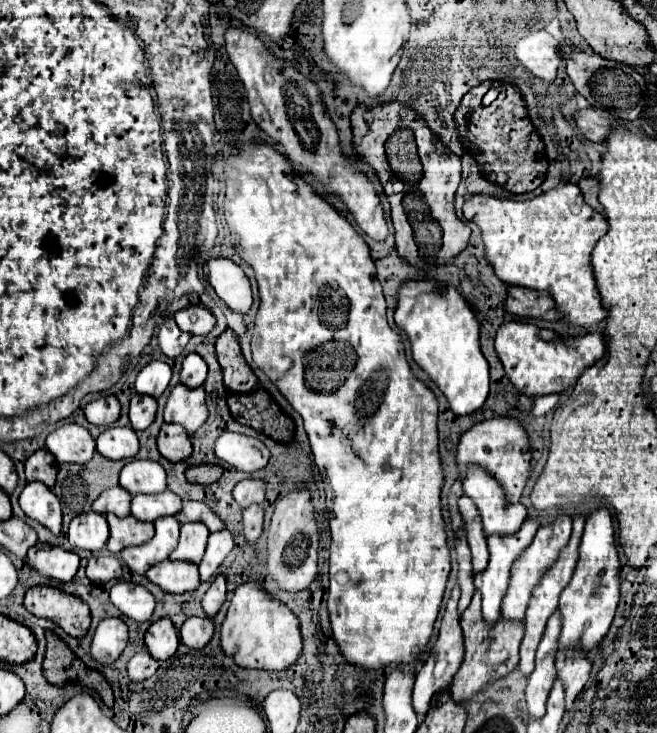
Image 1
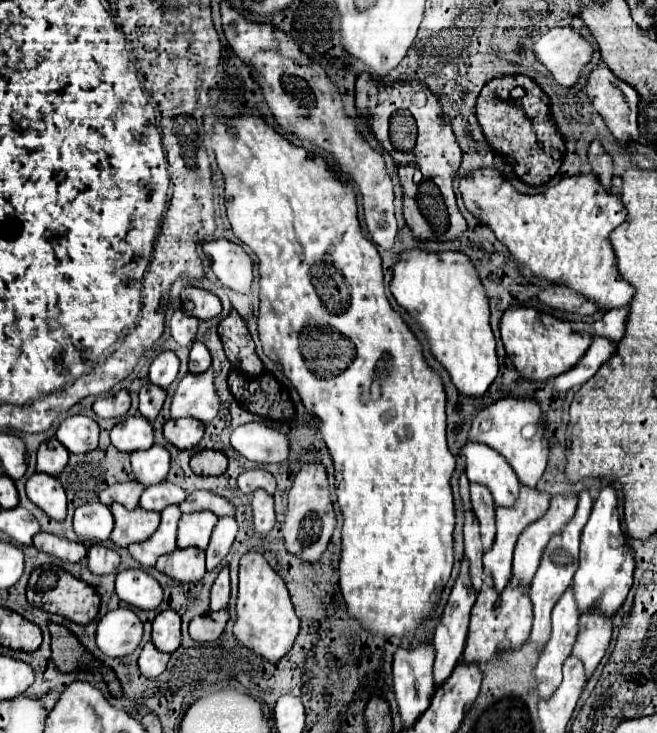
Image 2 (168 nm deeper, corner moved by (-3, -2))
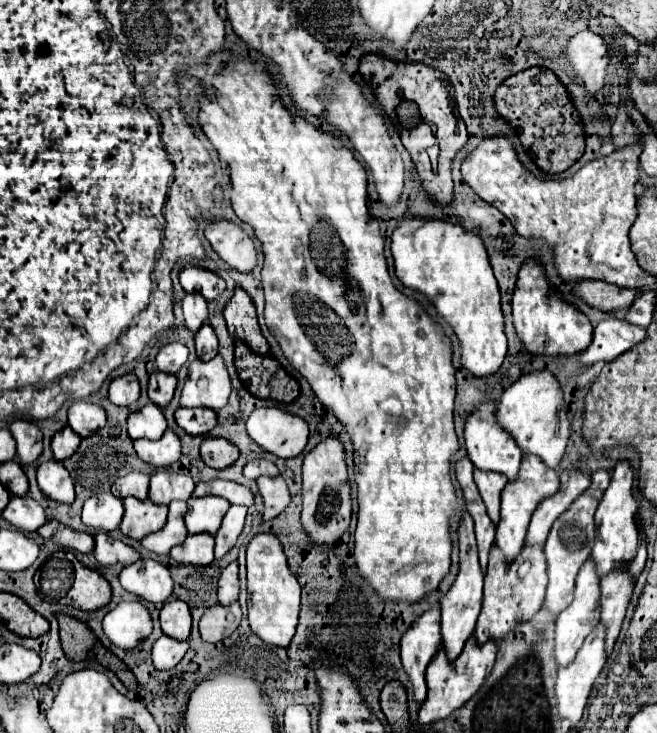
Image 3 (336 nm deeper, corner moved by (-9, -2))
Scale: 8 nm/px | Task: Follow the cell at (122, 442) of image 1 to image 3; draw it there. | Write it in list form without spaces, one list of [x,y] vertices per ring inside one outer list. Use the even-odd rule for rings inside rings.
[[[148,402],[142,410],[132,412],[128,416],[128,436],[132,440],[158,440],[166,430],[166,418],[162,414],[162,410]]]

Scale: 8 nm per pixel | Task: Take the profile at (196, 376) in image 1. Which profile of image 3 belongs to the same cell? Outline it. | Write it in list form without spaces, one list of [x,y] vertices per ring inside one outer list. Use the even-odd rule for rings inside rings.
[[[208,322],[196,334],[196,354],[204,362],[212,360],[218,354],[218,340],[212,326],[208,326]]]

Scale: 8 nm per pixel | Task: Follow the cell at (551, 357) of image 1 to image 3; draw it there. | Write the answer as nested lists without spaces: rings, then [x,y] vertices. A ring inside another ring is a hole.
[[[524,262],[524,266],[520,268],[512,298],[512,320],[524,350],[532,356],[560,358],[580,354],[590,346],[592,340],[590,320],[550,290],[544,278],[544,268],[538,262]]]

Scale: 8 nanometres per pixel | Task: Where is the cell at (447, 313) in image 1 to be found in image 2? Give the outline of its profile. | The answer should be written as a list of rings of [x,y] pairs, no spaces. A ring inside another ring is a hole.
[[[404,250],[394,266],[390,292],[426,332],[434,358],[448,370],[460,394],[482,396],[498,374],[498,358],[486,290],[472,262],[458,250]]]

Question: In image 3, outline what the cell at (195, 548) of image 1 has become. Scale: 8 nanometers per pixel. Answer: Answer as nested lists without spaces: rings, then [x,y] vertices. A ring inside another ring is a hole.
[[[204,496],[204,498],[190,498],[188,512],[186,512],[186,528],[188,534],[210,534],[214,536],[220,528],[224,514],[228,512],[230,504],[224,498]]]

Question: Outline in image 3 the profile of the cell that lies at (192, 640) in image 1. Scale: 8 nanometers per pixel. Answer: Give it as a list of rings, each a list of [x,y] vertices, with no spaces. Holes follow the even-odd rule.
[[[238,602],[230,604],[230,606],[212,606],[204,612],[204,616],[200,618],[200,636],[206,642],[220,642],[226,636],[230,636],[238,624],[240,624],[242,612]]]

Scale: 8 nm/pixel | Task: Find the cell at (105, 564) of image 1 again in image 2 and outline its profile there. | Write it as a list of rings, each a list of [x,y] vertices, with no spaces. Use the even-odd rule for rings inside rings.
[[[94,544],[88,550],[88,568],[94,574],[110,574],[118,568],[120,556],[116,550],[106,548],[102,544]]]

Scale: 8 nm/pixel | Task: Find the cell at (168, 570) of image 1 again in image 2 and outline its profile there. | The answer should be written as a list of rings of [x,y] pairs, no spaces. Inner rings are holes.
[[[174,550],[166,556],[160,556],[156,568],[178,582],[196,582],[202,580],[204,568],[204,550]]]

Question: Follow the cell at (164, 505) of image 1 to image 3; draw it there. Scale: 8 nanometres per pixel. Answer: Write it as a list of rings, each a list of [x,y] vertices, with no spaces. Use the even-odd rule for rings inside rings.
[[[160,470],[150,480],[148,498],[154,504],[170,504],[172,500],[188,500],[192,496],[192,490],[194,490],[192,478]]]

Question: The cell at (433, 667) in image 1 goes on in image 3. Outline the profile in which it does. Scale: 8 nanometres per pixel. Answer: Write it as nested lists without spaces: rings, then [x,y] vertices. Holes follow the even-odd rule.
[[[464,514],[462,524],[460,524],[460,572],[452,584],[452,588],[442,596],[440,606],[442,606],[442,646],[448,656],[448,660],[456,660],[466,644],[466,640],[474,632],[474,624],[480,614],[480,604],[482,604],[482,580],[484,574],[478,566],[478,552],[476,552],[476,538],[474,538],[474,522],[470,514]]]

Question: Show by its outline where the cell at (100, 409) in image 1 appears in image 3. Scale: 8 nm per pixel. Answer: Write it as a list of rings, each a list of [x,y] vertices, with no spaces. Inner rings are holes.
[[[126,374],[110,382],[110,402],[114,406],[130,406],[140,398],[140,384],[134,374]]]

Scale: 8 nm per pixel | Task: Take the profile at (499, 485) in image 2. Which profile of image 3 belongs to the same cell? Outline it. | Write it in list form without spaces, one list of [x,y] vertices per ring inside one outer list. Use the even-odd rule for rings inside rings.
[[[486,402],[474,414],[468,416],[466,426],[464,426],[468,458],[472,460],[472,464],[478,470],[482,470],[482,472],[498,472],[498,474],[504,474],[508,478],[508,482],[514,482],[516,476],[518,476],[518,470],[520,470],[522,452],[516,446],[516,442],[512,442],[512,438],[508,438],[508,434],[504,434],[504,430],[500,430],[500,426],[496,426],[494,410],[496,410],[496,404]]]

